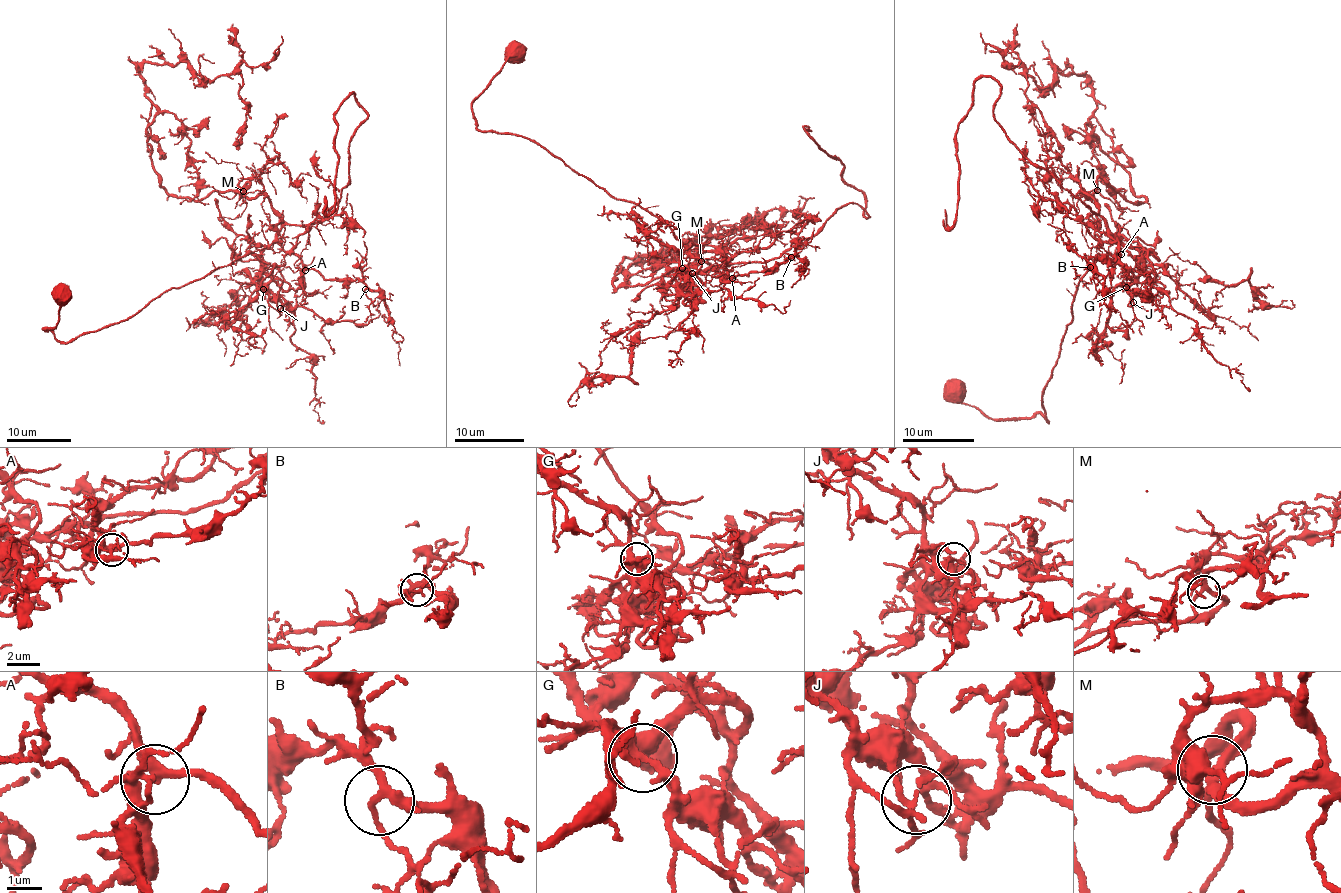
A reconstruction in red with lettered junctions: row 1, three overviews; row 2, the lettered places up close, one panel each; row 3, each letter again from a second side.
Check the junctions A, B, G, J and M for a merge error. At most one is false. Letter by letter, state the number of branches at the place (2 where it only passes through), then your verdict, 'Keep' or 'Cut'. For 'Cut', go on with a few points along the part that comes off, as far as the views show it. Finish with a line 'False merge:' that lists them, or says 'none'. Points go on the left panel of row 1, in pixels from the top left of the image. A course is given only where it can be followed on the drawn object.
A: Branches: 3. Keep
B: Branches: 3. Keep
G: Branches: 3. Keep
J: Branches: 3. Cut. Course of the part to remove: (280, 308), (261, 288), (270, 266), (250, 252), (60, 342), (43, 329), (56, 324), (65, 283)
M: Branches: 3. Keep
False merge: J

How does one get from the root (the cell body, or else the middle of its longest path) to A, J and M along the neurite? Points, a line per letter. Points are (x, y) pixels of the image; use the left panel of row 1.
A: (63, 295), (43, 329), (64, 342), (251, 253), (272, 267), (263, 285), (272, 243), (305, 270)
J: (63, 295), (57, 325), (43, 329), (71, 342), (251, 253), (272, 267), (261, 287), (280, 308)
M: (63, 295), (43, 329), (64, 342), (251, 253), (272, 267), (263, 285), (281, 215), (243, 191)

